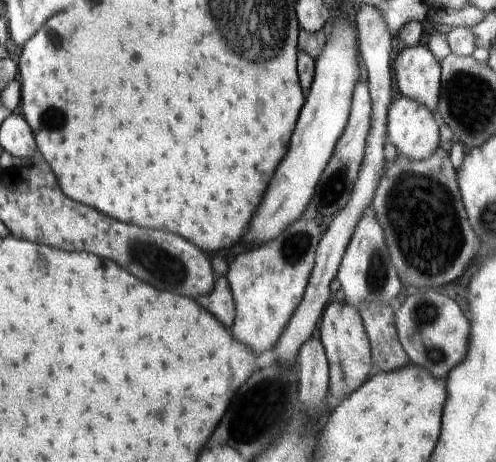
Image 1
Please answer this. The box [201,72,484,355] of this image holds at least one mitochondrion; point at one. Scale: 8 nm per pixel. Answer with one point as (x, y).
(420, 214)

